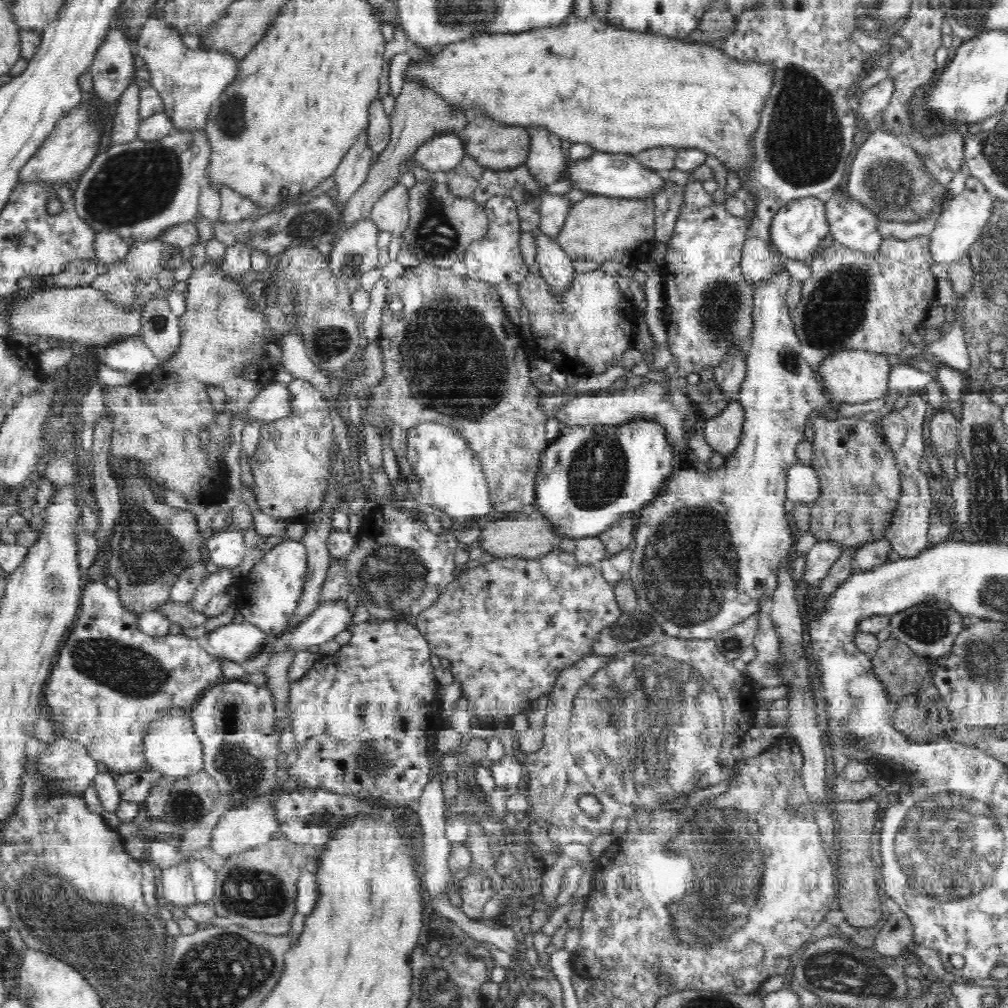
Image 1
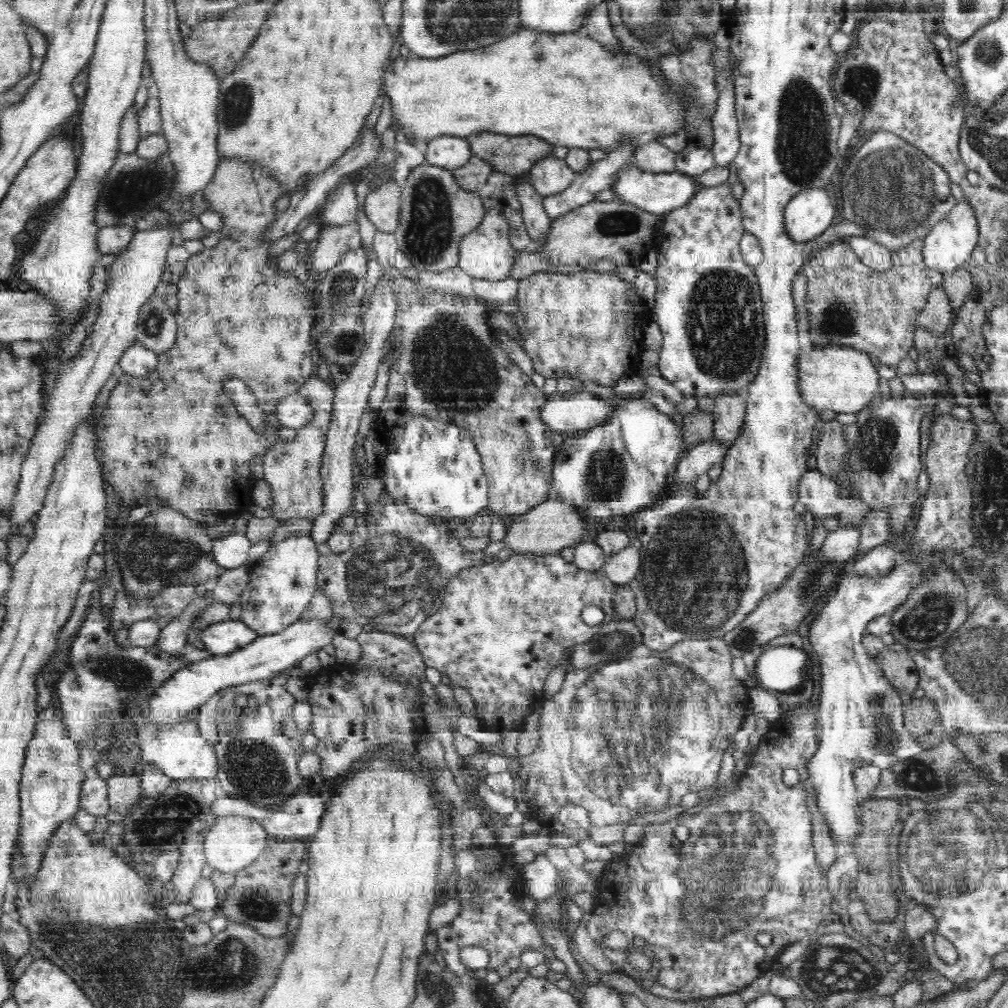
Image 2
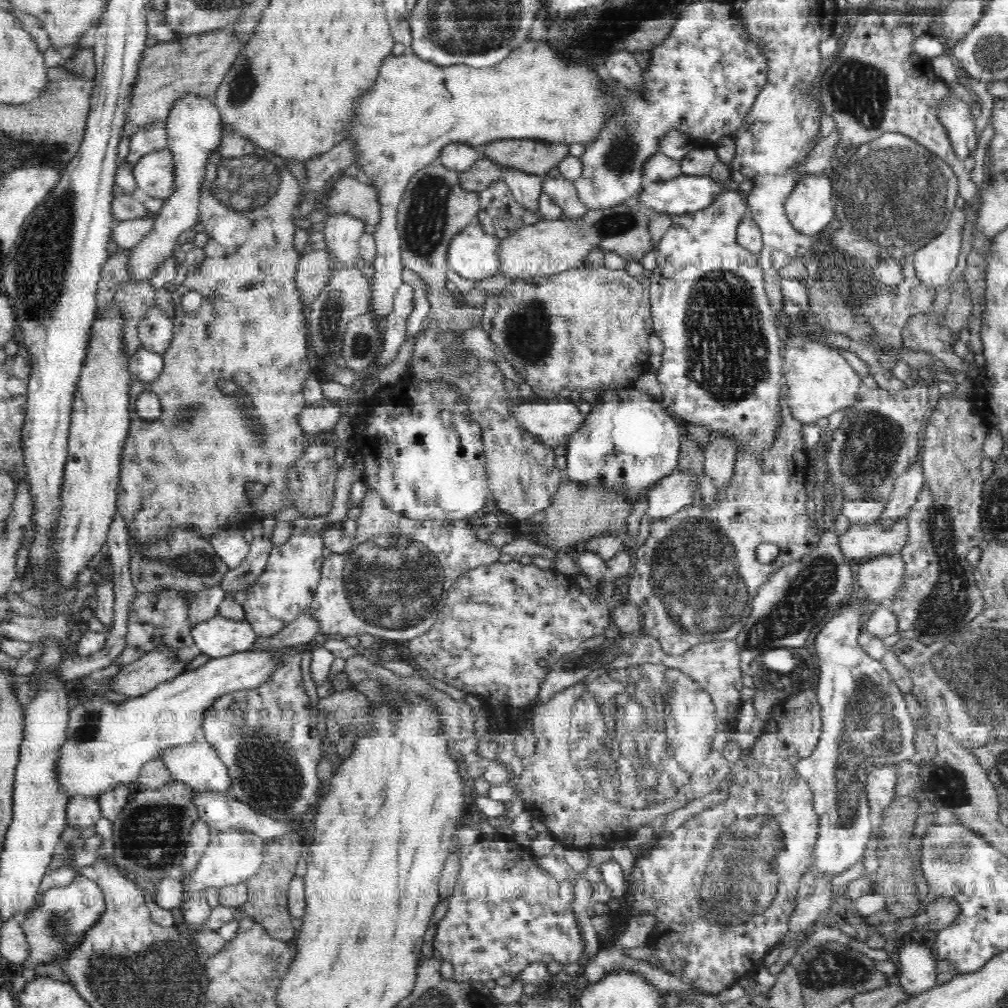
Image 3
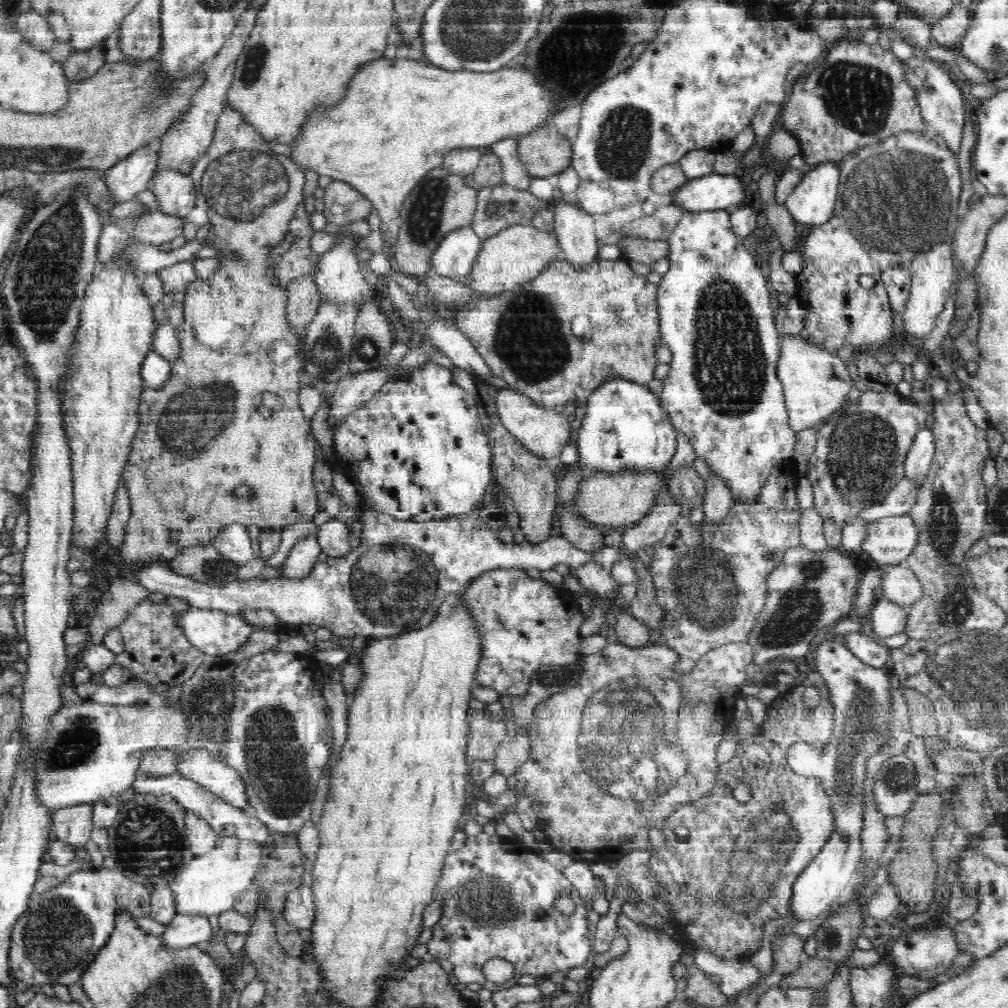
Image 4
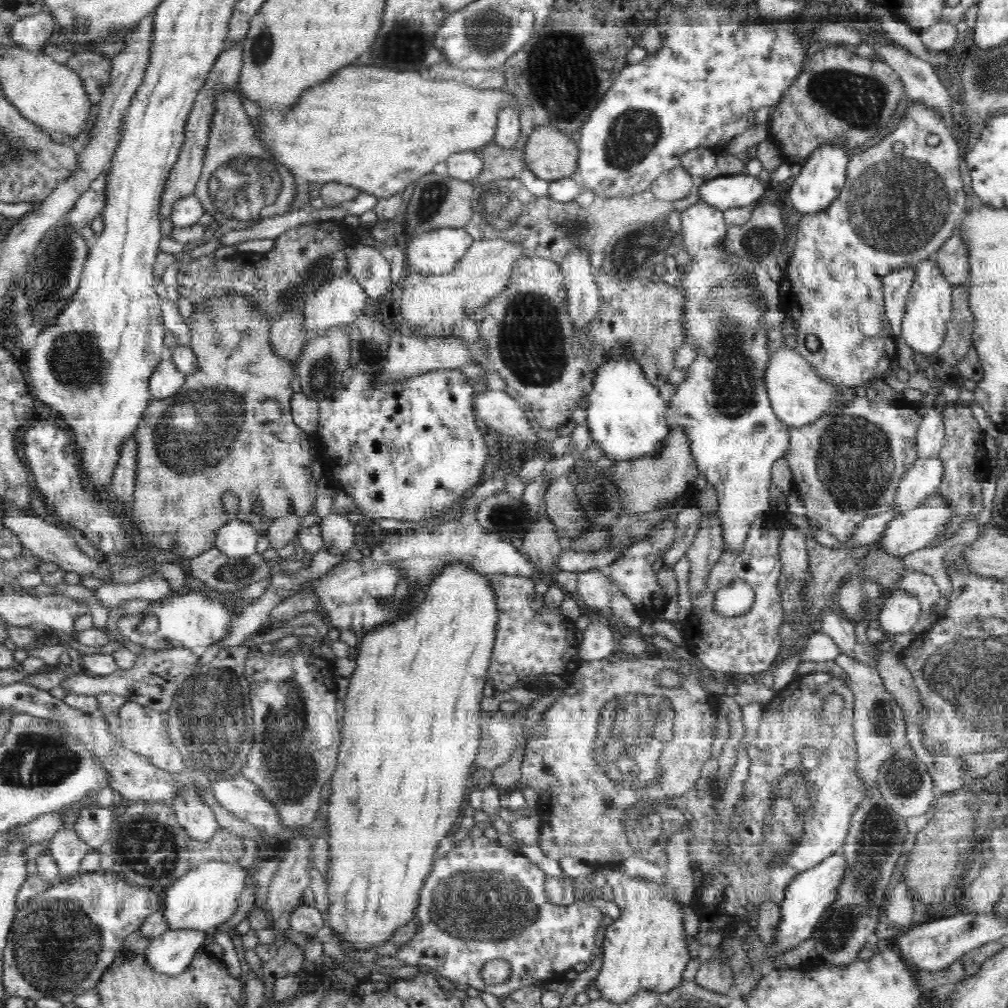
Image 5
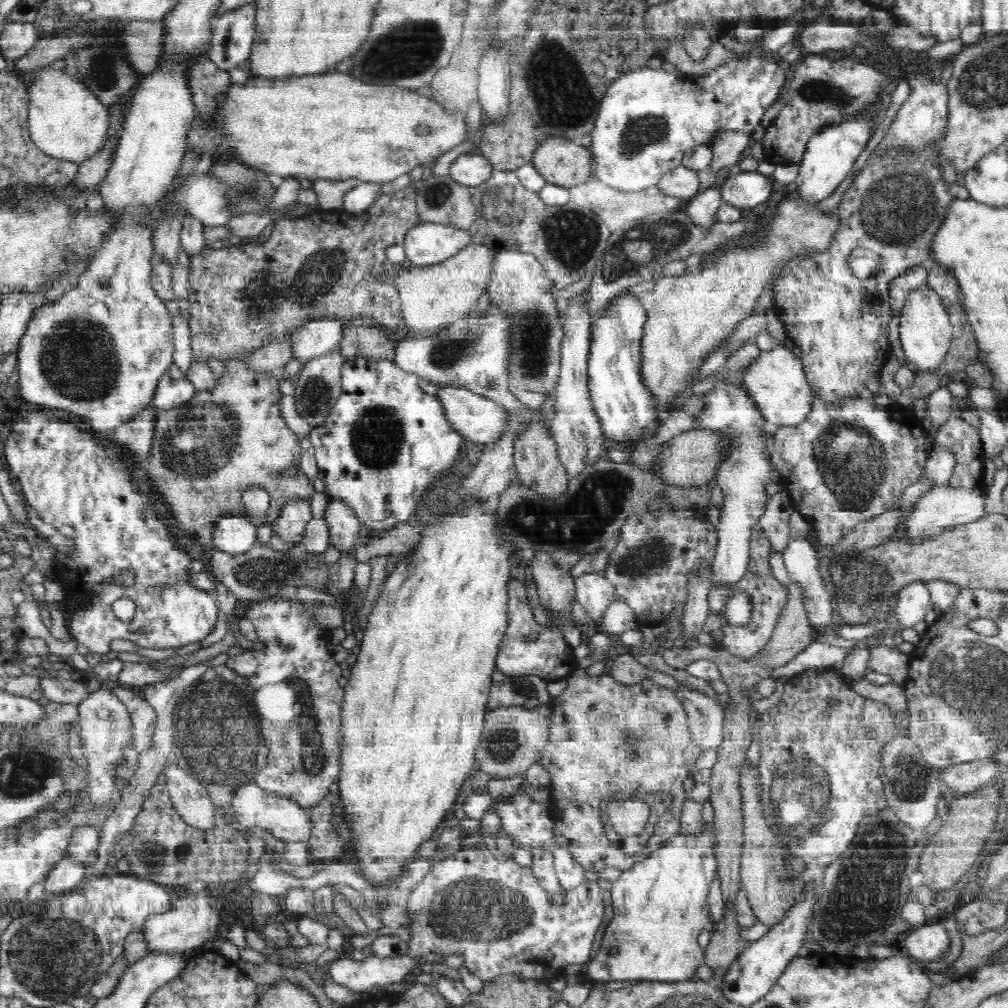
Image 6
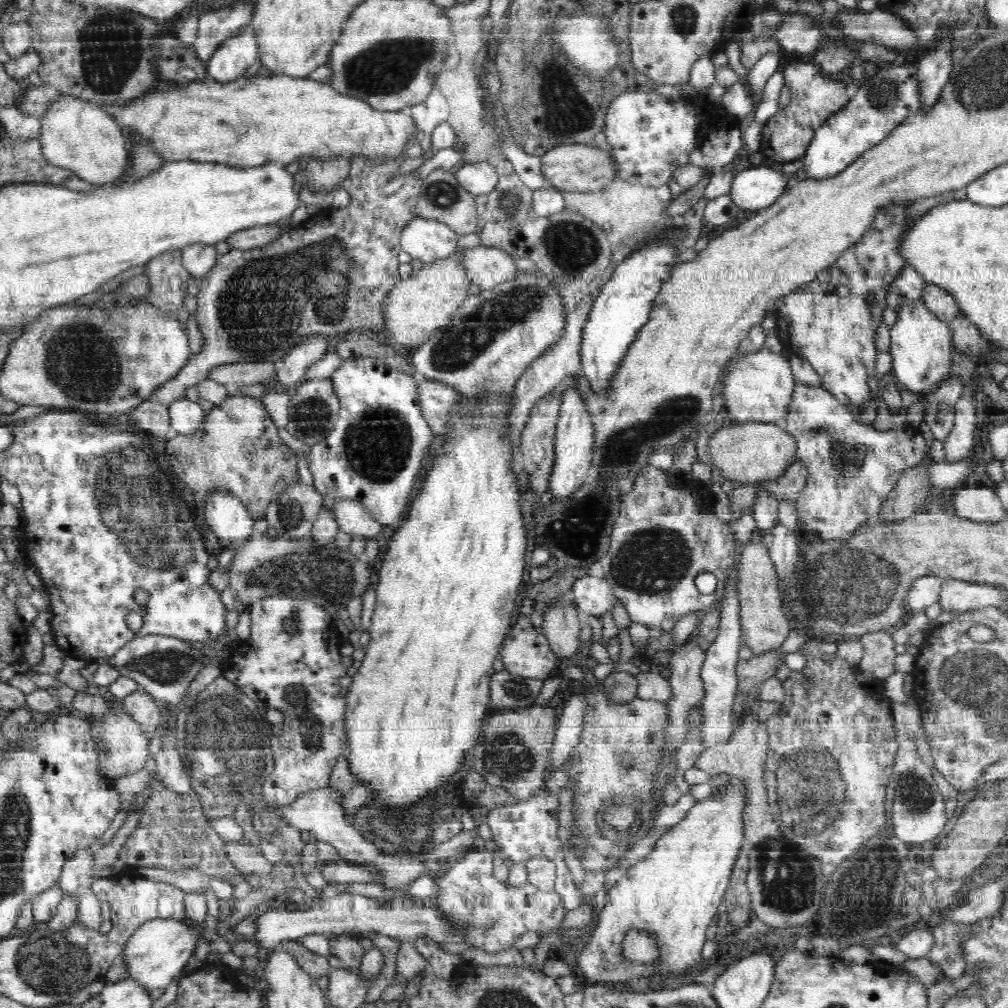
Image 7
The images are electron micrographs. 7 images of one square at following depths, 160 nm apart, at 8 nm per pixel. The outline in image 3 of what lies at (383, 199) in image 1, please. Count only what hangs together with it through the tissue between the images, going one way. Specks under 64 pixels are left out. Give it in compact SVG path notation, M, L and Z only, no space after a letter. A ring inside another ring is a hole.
M338 175L326 195L326 217L330 214L349 214L364 221L366 225L374 226L382 218L378 189L359 177Z

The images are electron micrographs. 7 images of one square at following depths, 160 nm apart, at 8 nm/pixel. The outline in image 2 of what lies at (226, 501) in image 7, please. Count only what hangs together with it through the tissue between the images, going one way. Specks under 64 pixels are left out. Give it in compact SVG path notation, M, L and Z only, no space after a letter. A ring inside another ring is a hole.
M234 531L228 536L213 539L212 556L225 570L239 568L248 564L248 552L252 545L246 534Z

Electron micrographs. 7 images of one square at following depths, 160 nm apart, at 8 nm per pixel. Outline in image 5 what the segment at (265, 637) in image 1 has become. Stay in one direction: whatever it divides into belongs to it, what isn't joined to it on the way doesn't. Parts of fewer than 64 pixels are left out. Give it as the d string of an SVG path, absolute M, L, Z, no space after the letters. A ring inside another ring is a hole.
M177 593L159 602L150 602L147 609L136 614L123 614L117 619L116 624L119 634L128 638L130 642L147 648L190 648L200 651L216 641L219 641L231 627L234 613L222 606L220 602L209 599L202 593ZM149 614L156 614L159 628L151 635L139 635L135 628Z

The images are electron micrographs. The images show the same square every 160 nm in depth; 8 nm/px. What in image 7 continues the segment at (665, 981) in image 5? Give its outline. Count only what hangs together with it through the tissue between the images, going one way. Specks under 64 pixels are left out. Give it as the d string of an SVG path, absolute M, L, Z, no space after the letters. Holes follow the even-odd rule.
M730 779L728 786L720 790L718 796L711 796L697 801L678 824L671 826L655 845L655 848L645 857L628 868L624 878L610 888L610 904L598 910L594 930L587 934L584 946L579 948L576 956L568 956L568 962L579 964L585 979L591 982L623 982L628 978L654 976L654 974L683 974L689 968L704 962L702 946L706 942L708 928L713 924L714 917L719 914L724 902L726 888L732 878L732 868L736 858L741 854L742 839L745 830L743 817L746 805L746 788L737 780ZM632 929L648 931L656 936L660 960L656 964L645 966L641 962L624 962L621 944L624 935Z

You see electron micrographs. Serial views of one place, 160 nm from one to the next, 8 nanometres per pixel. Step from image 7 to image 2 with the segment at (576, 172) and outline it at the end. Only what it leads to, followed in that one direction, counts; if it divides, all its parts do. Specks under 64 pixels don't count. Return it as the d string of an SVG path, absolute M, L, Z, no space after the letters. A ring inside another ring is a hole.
M490 131L466 136L473 156L492 165L496 172L511 177L526 175L536 160L552 155L552 145L532 135L508 136Z

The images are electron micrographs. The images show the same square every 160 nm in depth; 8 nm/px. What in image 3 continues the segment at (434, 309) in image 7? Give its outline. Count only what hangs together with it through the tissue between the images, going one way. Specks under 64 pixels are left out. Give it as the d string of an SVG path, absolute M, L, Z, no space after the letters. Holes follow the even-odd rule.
M626 204L612 208L588 210L576 220L567 218L545 219L538 224L519 228L502 240L499 248L498 274L513 281L532 276L550 276L582 265L594 247L620 255L625 261L641 261L647 252L656 251L648 223L651 217Z

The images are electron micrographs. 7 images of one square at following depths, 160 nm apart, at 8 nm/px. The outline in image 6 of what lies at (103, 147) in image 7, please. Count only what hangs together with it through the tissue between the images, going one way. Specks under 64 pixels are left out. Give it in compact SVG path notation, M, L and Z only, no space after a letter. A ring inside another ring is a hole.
M42 70L36 72L40 78L26 93L28 100L28 124L34 144L48 156L58 160L76 162L79 165L102 152L108 140L110 111L86 89L86 84L76 80L63 70Z

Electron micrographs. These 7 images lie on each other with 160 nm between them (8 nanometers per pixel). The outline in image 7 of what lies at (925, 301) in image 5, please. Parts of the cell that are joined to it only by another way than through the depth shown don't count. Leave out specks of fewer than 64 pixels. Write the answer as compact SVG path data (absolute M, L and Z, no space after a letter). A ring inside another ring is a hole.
M922 298L905 303L897 314L897 322L891 328L891 374L901 390L928 394L942 379L949 377L954 350L950 325L930 313Z

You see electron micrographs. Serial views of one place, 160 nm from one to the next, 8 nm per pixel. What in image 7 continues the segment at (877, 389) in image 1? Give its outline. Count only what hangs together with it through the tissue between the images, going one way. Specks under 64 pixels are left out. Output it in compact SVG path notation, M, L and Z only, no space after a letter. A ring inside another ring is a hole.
M761 349L754 354L736 356L729 362L722 380L722 396L732 423L772 423L782 425L790 412L790 404L795 391L794 374L787 358L778 353Z

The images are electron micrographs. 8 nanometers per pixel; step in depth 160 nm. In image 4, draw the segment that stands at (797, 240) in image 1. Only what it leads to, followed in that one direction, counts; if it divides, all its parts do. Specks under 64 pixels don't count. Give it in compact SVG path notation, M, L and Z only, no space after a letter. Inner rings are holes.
M837 162L812 166L785 200L793 220L814 227L827 223L835 209L839 180Z

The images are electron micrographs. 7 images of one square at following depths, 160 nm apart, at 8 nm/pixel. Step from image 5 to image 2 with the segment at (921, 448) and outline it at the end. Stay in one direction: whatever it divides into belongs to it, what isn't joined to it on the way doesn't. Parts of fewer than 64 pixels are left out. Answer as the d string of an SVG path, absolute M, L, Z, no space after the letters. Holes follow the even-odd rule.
M870 510L859 529L860 546L858 546L858 552L852 556L854 560L858 560L861 554L868 552L868 550L888 542L888 532L891 530L888 515L885 512L872 512Z

